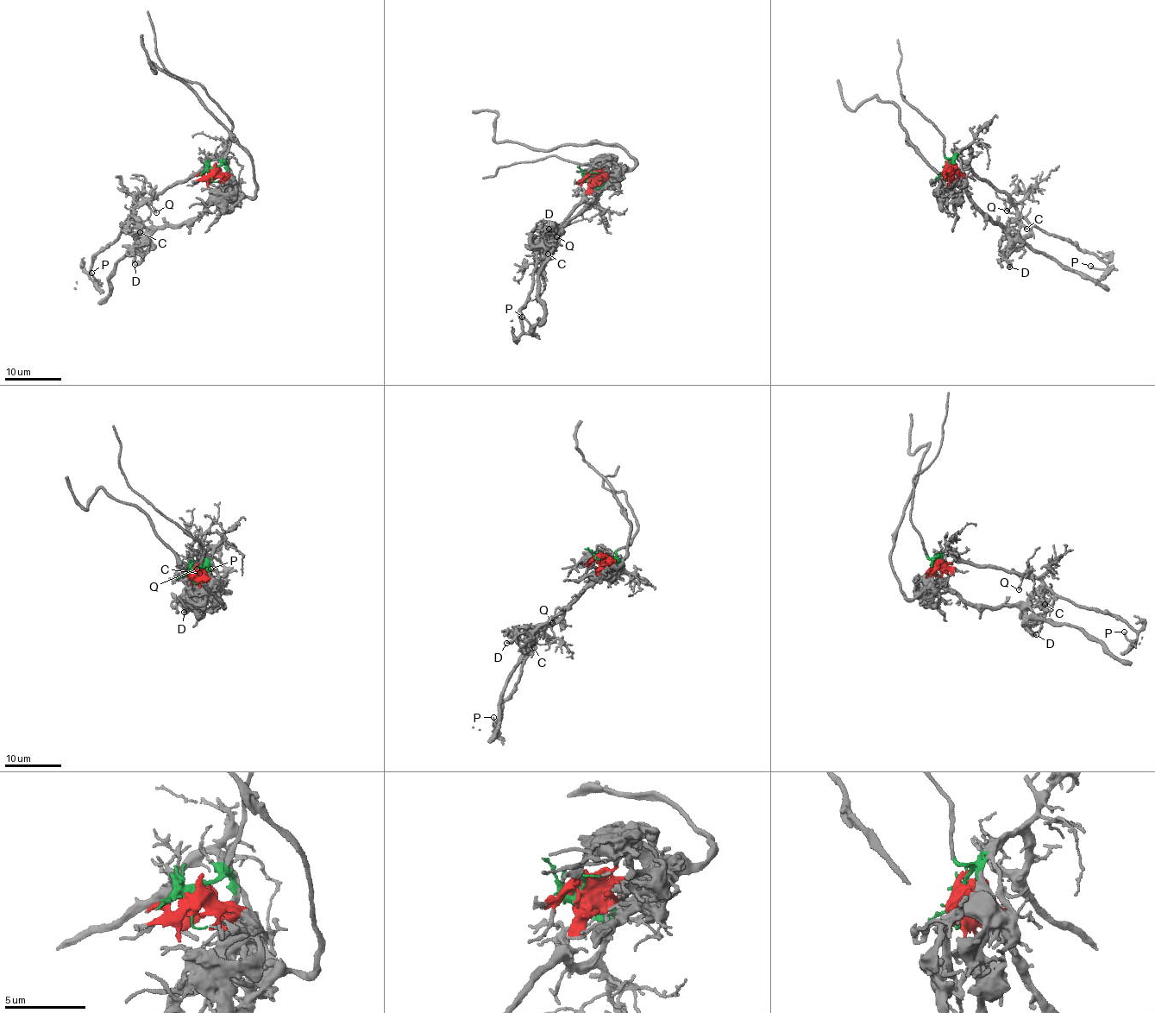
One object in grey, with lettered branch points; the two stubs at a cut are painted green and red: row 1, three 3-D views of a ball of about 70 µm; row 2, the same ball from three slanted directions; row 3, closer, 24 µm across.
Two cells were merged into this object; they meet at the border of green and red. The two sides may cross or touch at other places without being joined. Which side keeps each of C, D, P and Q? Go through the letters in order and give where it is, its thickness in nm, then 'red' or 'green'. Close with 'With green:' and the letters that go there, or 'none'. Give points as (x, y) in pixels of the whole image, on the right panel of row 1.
C: (1026, 229) | 220 nm | red
D: (1009, 267) | 240 nm | red
P: (1090, 266) | 140 nm | green
Q: (1007, 210) | 160 nm | green
With green: P, Q

